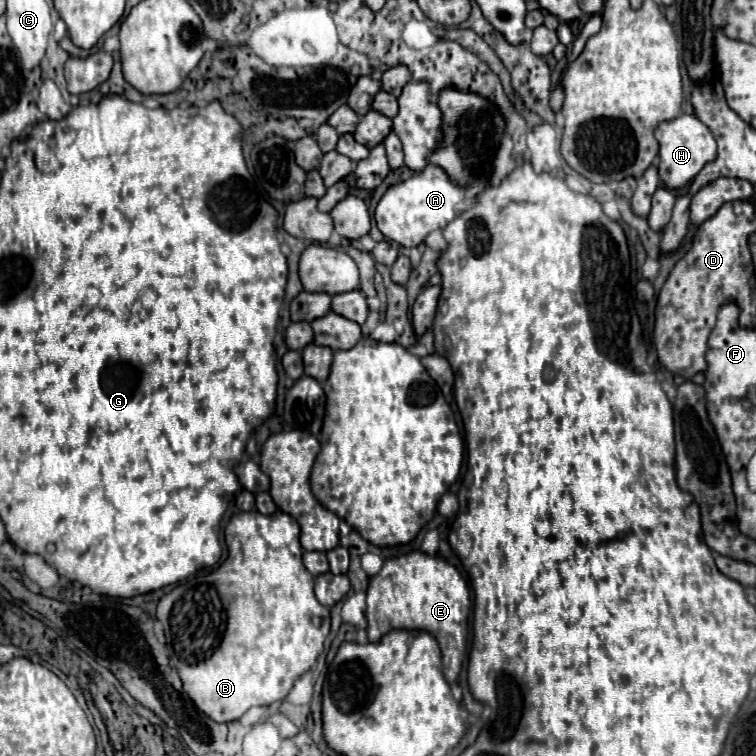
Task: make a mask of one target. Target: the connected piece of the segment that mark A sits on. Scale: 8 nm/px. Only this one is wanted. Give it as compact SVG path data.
M430 163L424 171L398 185L392 185L380 199L374 217L384 237L396 241L402 247L418 247L420 243L424 243L430 231L444 229L458 215L456 207L464 201L464 195L464 187L456 185L442 167Z

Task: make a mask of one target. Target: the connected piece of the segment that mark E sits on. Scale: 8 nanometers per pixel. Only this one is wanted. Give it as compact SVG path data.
M412 551L408 555L388 559L380 573L370 579L366 603L368 639L372 643L380 641L392 629L426 631L440 643L446 681L452 685L458 679L466 653L470 593L456 567L452 567L442 557L428 557L422 551Z

